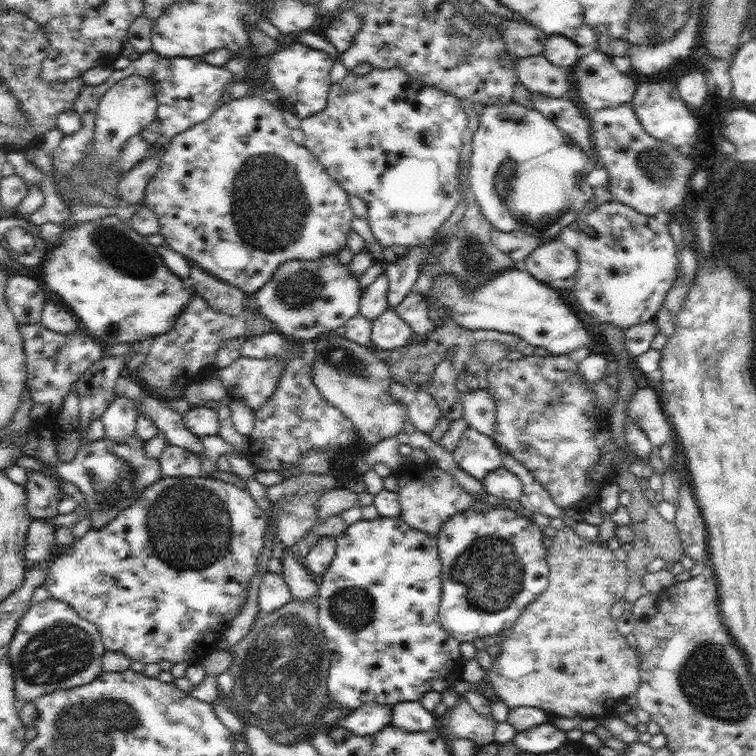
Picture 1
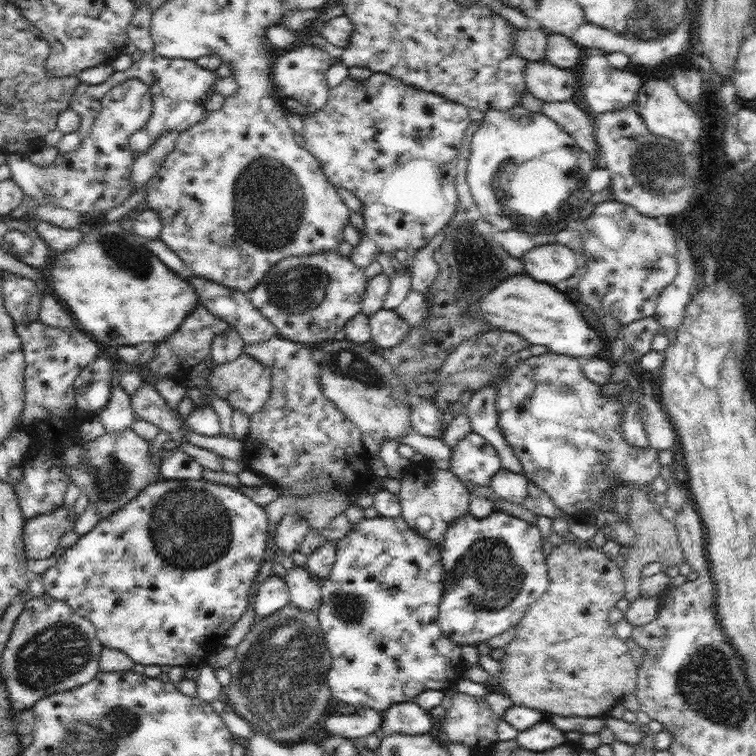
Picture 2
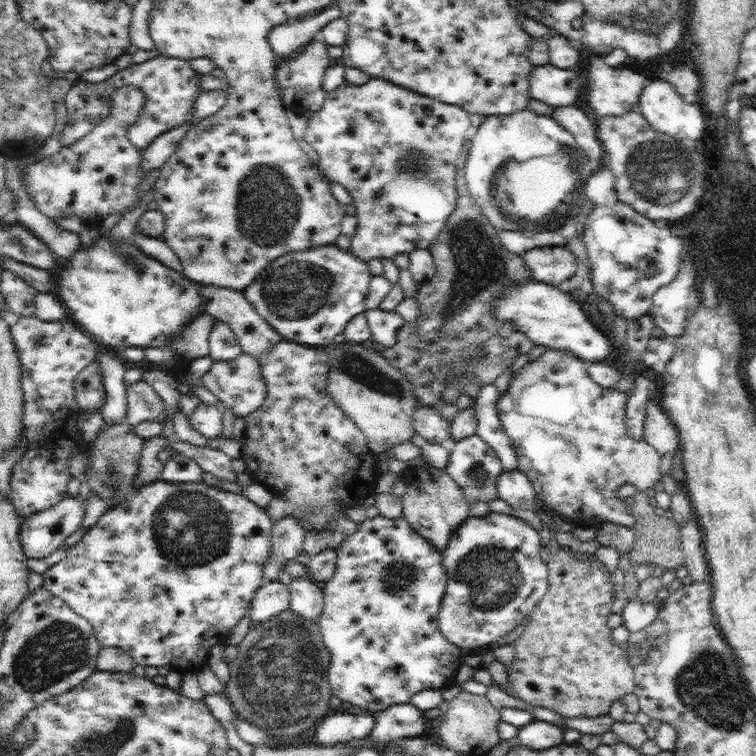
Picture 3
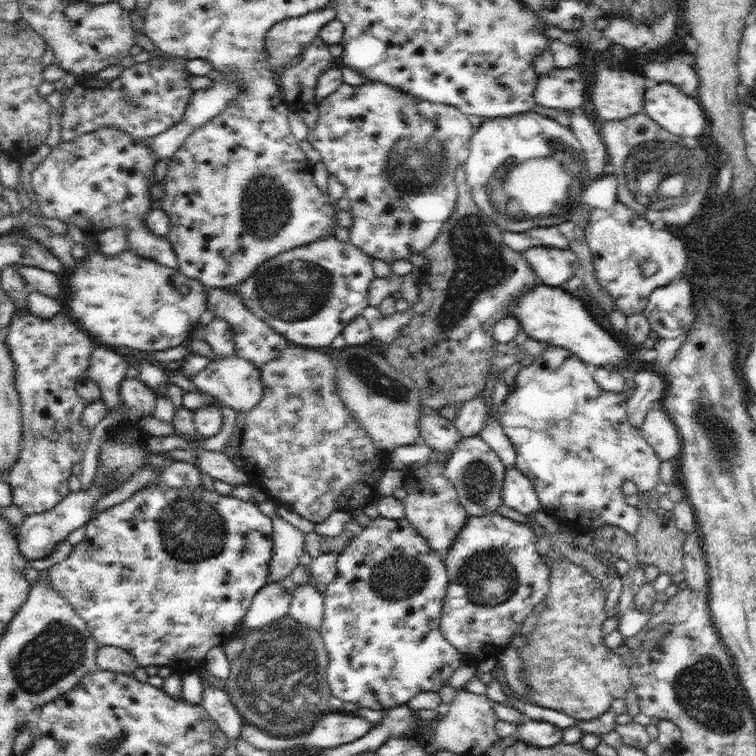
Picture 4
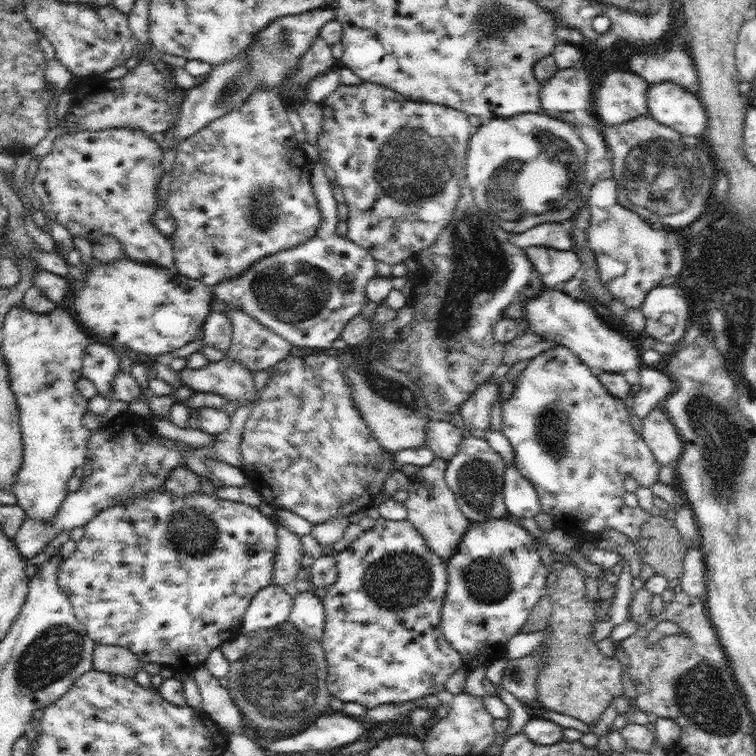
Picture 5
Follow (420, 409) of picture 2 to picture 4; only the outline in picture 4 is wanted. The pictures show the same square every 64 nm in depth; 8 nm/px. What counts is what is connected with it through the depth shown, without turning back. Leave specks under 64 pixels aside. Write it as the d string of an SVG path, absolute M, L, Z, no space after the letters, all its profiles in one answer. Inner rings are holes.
M423 410L417 430L421 434L421 442L429 446L433 452L445 452L451 454L451 450L463 440L461 434L455 430L453 420L445 418L445 414L429 414L429 410Z

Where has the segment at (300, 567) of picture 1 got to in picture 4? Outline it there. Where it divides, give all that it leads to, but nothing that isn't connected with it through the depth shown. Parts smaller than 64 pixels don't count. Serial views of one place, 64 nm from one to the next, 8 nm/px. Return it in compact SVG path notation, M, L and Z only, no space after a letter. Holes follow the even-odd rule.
M313 582L309 586L295 586L295 592L291 594L289 616L299 626L319 632L323 620L323 596L315 590Z

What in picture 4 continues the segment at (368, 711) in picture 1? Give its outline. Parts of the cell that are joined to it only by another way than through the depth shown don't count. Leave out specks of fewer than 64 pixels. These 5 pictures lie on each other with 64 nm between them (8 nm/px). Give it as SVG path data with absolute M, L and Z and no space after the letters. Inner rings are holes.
M327 712L321 720L315 722L315 726L311 728L309 734L305 736L297 736L297 738L273 738L273 736L267 736L263 730L255 728L255 726L249 726L247 722L243 722L241 726L241 738L249 744L253 744L255 748L259 750L269 750L269 752L287 752L287 750L295 750L297 746L305 748L305 750L327 750L327 748L335 748L335 746L341 746L341 744L347 744L347 742L355 742L359 740L361 736L367 736L367 732L371 730L371 722L365 720L363 716L355 716L355 714L349 714L349 712Z

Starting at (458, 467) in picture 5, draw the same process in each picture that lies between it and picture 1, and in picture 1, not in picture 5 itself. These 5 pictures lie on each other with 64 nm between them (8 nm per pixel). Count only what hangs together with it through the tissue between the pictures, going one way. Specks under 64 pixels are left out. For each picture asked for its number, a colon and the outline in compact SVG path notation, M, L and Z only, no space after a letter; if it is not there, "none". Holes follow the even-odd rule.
1: M465 426L465 432L457 444L457 448L451 452L455 464L473 476L475 480L483 480L489 472L503 466L503 454L495 440L491 440L485 434L475 432L473 428Z
2: M469 432L451 448L449 470L467 486L489 486L491 478L499 472L501 458L497 450L483 440L483 436Z
3: M467 436L459 442L455 442L455 448L451 450L449 454L449 460L447 460L447 468L445 472L449 474L449 478L461 488L461 494L463 494L463 500L467 504L473 504L473 502L487 502L491 504L493 498L497 498L497 480L501 478L503 474L503 466L501 466L501 460L497 458L495 450L489 448L489 444L485 444L479 436Z
4: M471 436L471 438L463 438L451 450L443 472L445 472L447 480L453 484L459 504L465 508L467 516L471 518L471 516L495 514L497 506L503 504L501 488L503 488L503 480L505 480L505 470L507 468L501 464L499 456L479 436Z

